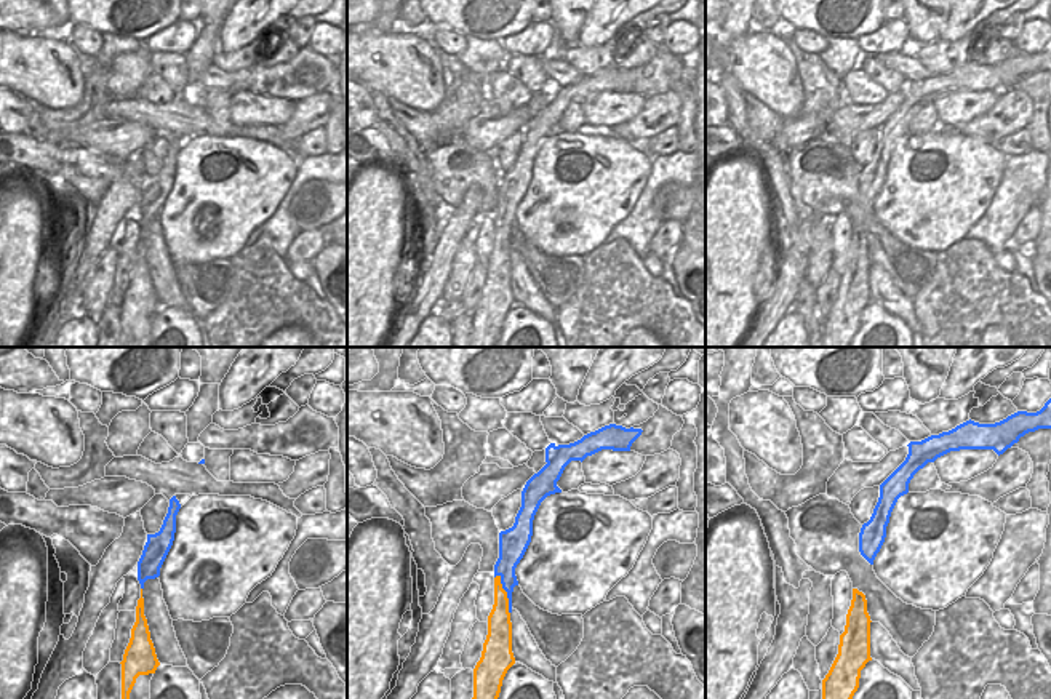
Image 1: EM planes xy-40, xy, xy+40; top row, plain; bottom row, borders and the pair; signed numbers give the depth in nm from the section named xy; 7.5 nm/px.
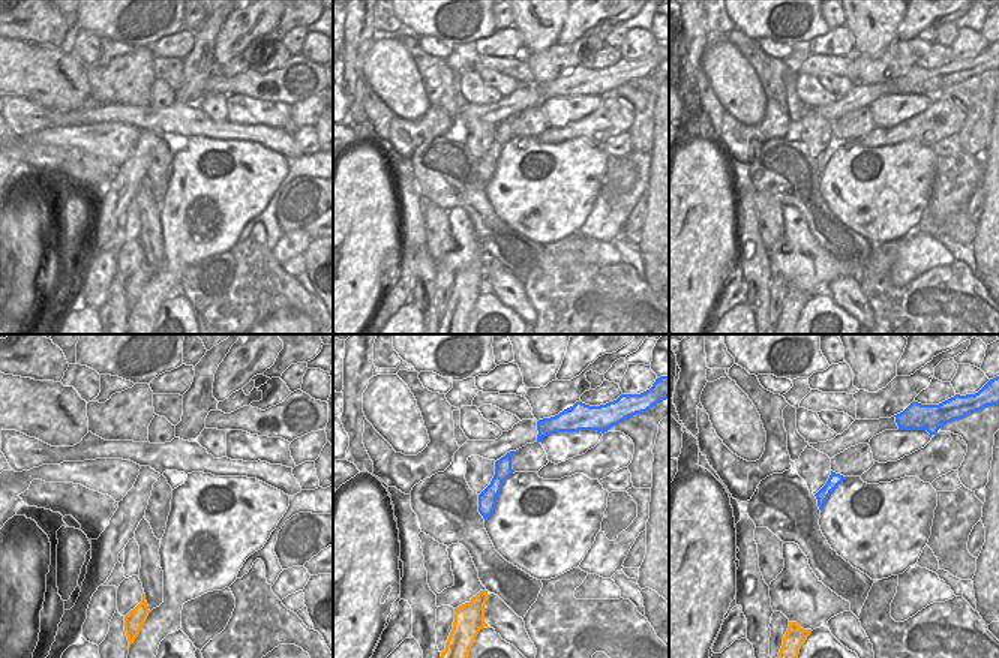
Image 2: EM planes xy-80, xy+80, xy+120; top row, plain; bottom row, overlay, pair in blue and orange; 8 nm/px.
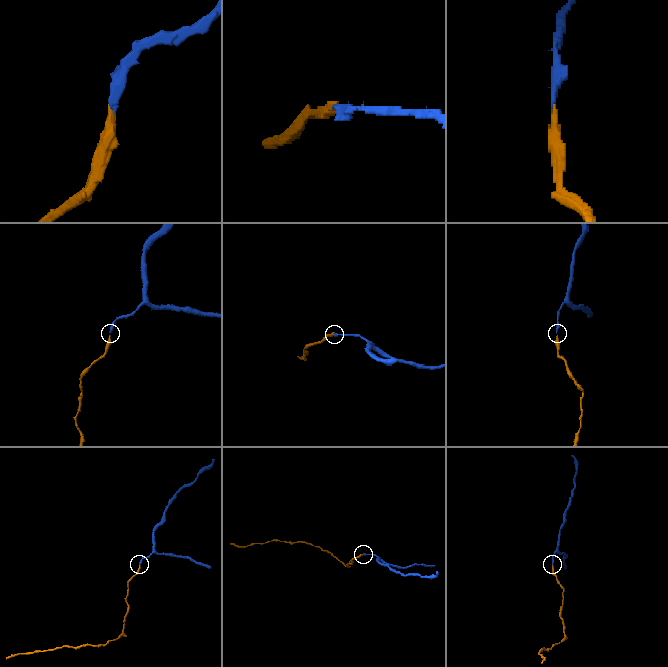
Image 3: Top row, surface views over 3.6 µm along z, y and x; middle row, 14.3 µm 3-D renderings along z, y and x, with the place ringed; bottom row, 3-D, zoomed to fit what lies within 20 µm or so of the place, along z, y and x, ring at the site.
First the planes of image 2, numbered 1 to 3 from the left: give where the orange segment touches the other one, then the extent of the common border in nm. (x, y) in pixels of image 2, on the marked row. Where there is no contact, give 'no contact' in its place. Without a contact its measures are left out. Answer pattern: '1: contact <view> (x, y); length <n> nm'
1: no contact
2: no contact
3: no contact

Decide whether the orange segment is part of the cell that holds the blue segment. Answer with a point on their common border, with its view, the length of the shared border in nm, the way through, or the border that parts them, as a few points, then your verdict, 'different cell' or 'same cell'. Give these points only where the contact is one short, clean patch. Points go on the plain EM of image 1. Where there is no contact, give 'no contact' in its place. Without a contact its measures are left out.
contact xy (507, 235); length 320 nm; way xy (507, 203), (507, 235), (499, 267); same cell

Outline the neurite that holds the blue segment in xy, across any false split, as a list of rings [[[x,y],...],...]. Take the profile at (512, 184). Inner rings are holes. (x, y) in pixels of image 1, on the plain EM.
[[[609,66],[569,86],[550,85],[545,107],[534,115],[522,133],[522,149],[512,170],[499,174],[499,200],[494,206],[494,246],[488,258],[488,277],[482,299],[474,310],[474,339],[470,347],[494,347],[507,312],[515,306],[512,294],[512,234],[518,227],[515,210],[533,178],[533,162],[541,144],[555,134],[565,109],[584,102],[601,91],[630,93],[641,70]]]

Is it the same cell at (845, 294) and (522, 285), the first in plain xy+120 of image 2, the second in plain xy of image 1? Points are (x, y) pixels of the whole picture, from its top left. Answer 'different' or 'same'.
same

